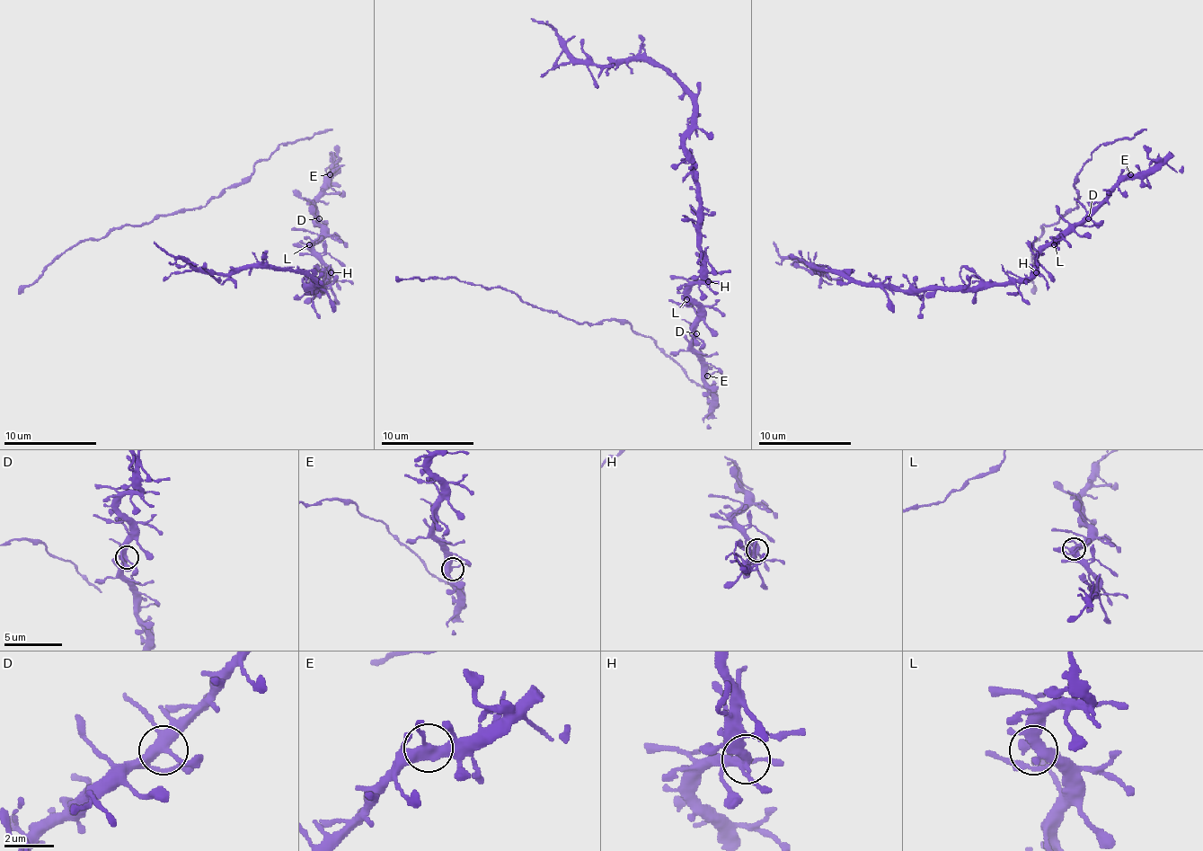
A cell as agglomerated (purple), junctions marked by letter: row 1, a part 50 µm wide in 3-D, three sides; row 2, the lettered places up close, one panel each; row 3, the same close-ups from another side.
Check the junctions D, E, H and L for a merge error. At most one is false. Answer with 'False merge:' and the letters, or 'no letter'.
False merge: no letter

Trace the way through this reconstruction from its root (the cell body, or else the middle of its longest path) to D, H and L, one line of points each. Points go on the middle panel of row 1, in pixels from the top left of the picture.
D: (694, 348), (696, 333)
H: (694, 348), (694, 324), (698, 304), (689, 295), (689, 290), (696, 283), (707, 280)
L: (694, 348), (694, 320), (698, 315), (698, 308), (686, 299)

